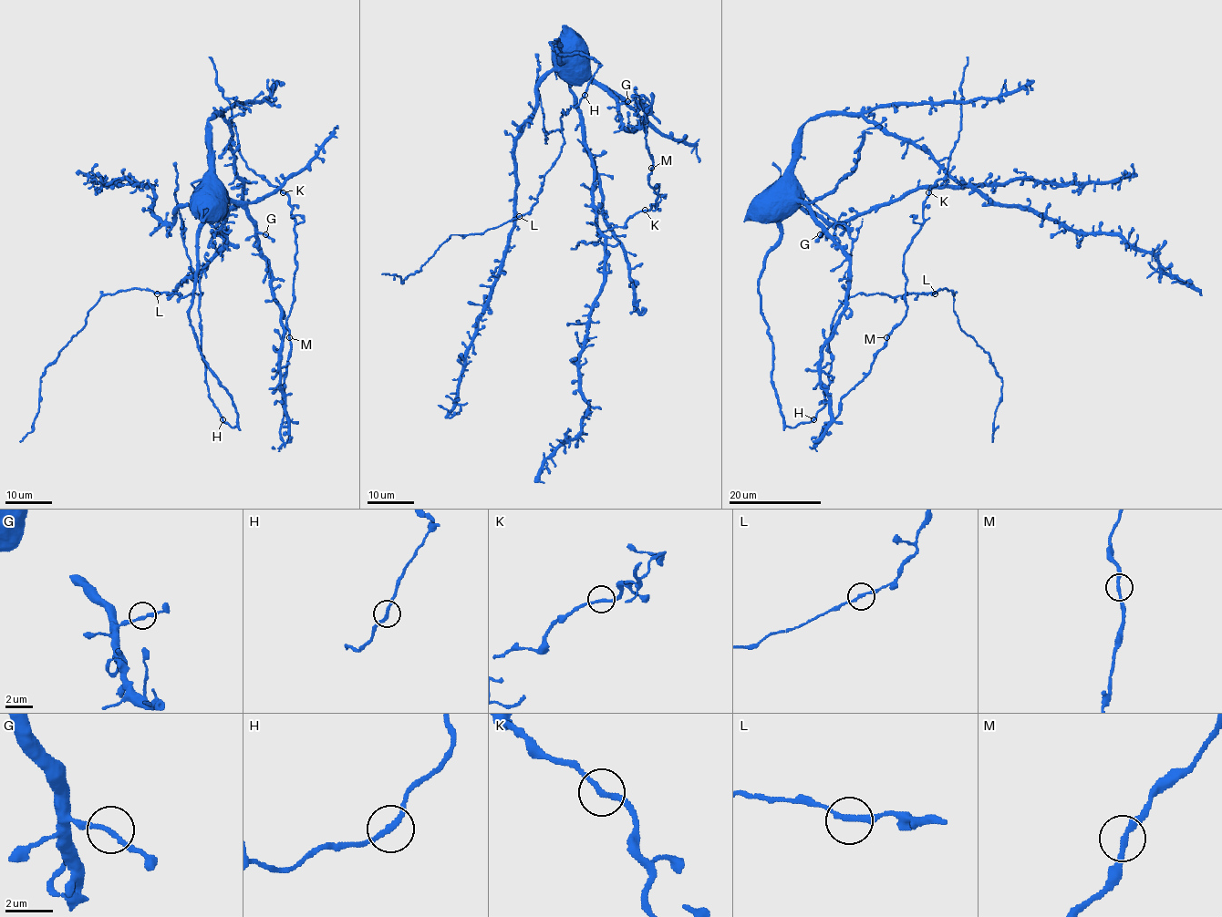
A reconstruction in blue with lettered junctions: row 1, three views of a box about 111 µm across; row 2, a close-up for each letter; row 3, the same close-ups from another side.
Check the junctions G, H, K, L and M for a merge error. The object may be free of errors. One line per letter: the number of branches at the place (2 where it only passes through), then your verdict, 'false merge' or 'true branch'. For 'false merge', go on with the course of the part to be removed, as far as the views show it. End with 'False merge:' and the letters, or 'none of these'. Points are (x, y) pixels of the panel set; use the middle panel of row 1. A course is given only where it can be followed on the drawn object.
G: 2 branches meet; true branch
H: 2 branches meet; true branch
K: 2 branches meet; true branch
L: 2 branches meet; true branch
M: 2 branches meet; true branch
False merge: none of these

